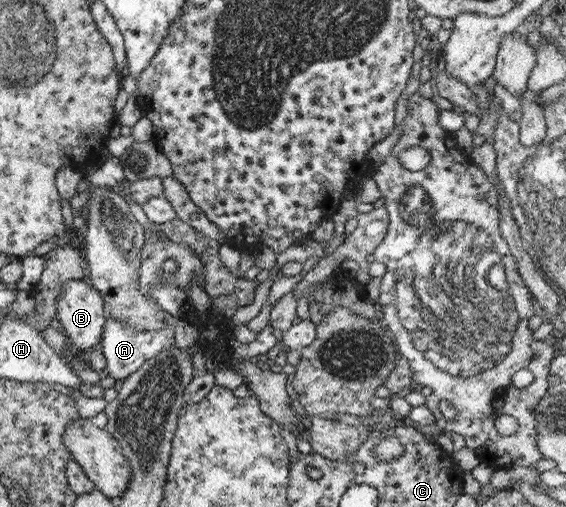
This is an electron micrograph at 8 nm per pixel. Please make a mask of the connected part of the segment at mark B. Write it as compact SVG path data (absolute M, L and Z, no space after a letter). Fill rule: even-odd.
M86 278L67 280L61 287L55 301L55 317L59 321L60 330L68 343L79 350L90 350L92 345L99 343L105 322L103 299L96 293Z

